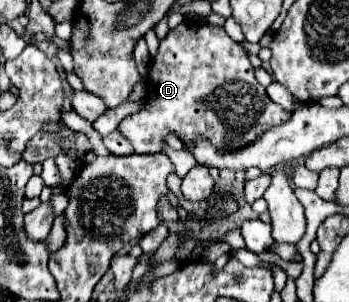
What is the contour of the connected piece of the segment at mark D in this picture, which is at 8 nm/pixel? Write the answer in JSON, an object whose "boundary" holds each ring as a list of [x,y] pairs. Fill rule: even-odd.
{"boundary":[[[180,23],[176,29],[168,31],[168,35],[160,41],[158,55],[148,71],[148,99],[142,111],[128,115],[120,125],[118,131],[128,137],[136,153],[156,153],[160,151],[160,143],[170,131],[176,131],[176,135],[182,141],[188,141],[188,137],[208,137],[210,141],[216,141],[220,149],[236,149],[240,145],[246,145],[262,133],[264,129],[270,129],[272,125],[280,125],[288,121],[290,111],[284,111],[280,105],[272,103],[266,97],[266,91],[262,85],[254,79],[254,67],[246,51],[232,41],[224,27],[218,25],[202,25],[202,23]]]}

